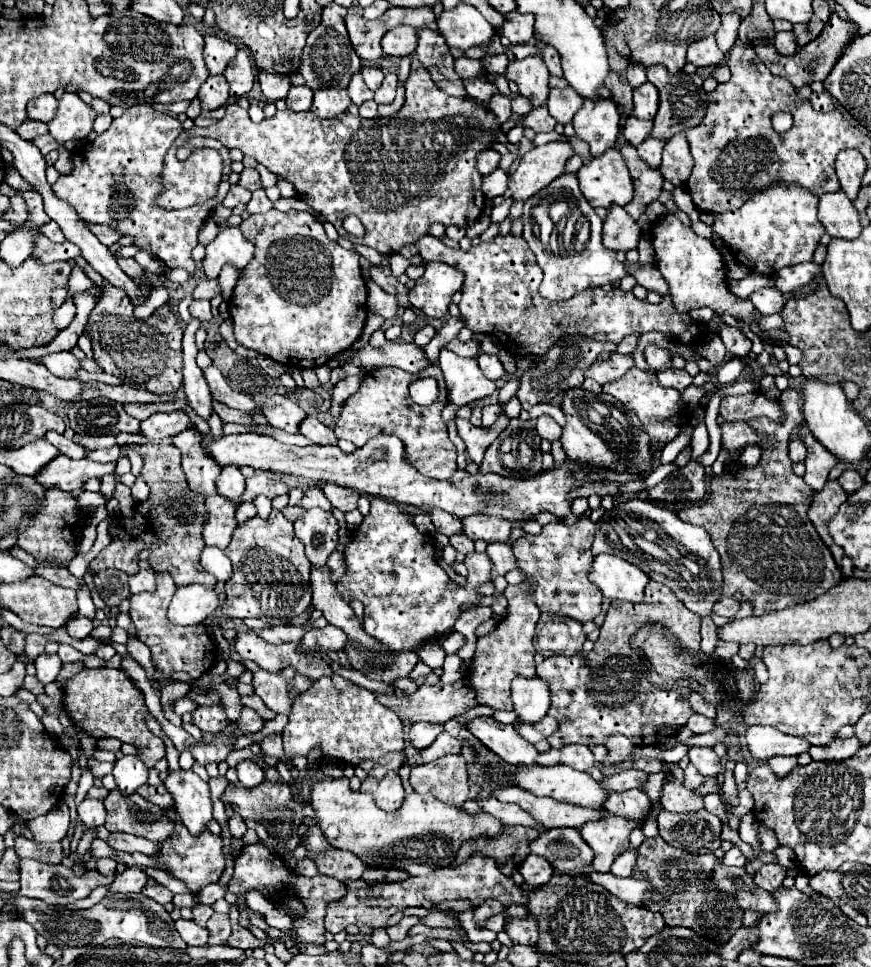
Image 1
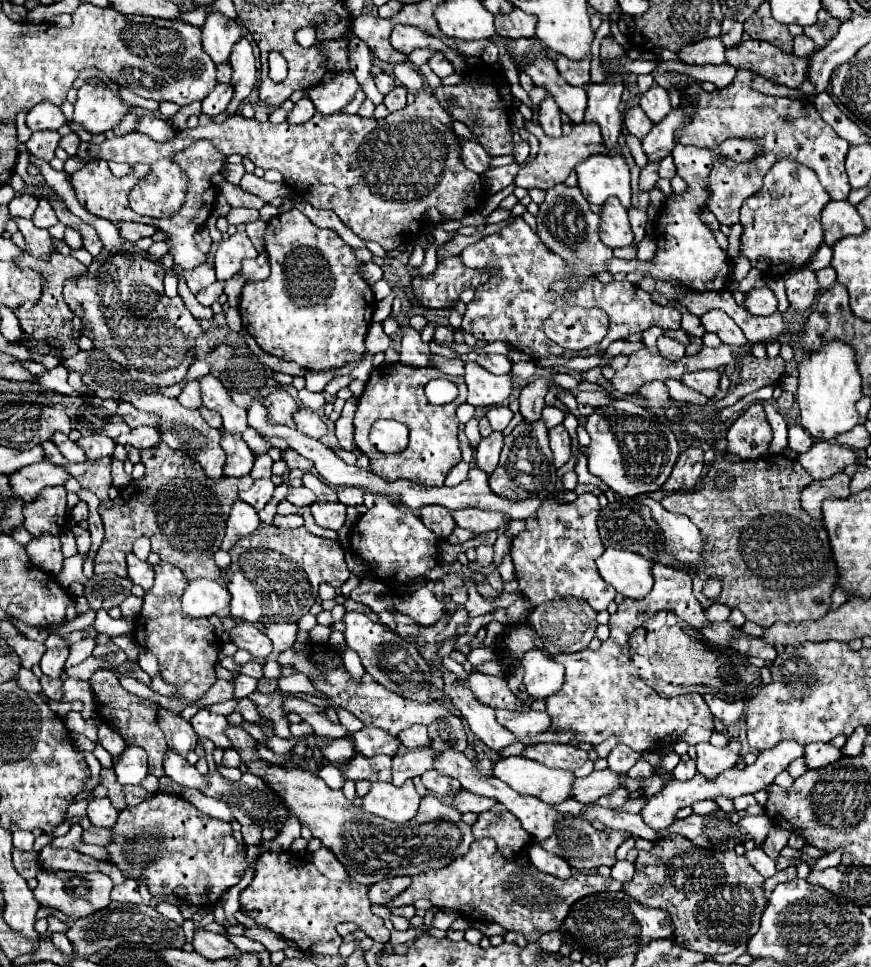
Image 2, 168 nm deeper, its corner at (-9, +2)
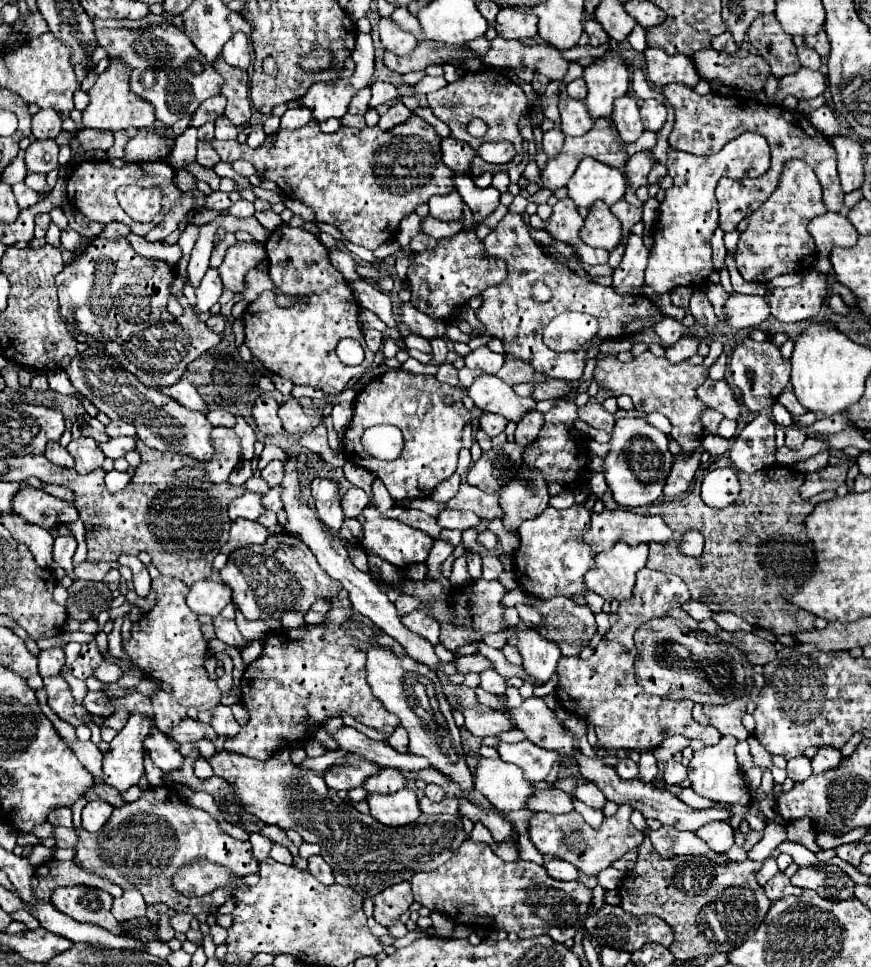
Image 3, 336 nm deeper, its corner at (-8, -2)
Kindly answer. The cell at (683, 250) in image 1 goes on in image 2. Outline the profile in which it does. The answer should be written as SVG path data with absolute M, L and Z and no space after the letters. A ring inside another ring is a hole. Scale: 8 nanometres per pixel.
M731 138L729 144L723 142L715 150L683 146L683 144L677 144L673 148L671 156L675 160L677 174L685 180L687 190L683 194L675 194L675 196L667 198L665 208L659 216L657 252L651 260L653 268L649 272L653 280L673 280L693 292L715 292L715 290L725 288L725 284L729 282L727 256L719 248L709 226L699 218L699 212L705 208L705 204L709 200L709 174L719 158L749 162L749 160L755 160L755 156L759 156L759 154L761 154L761 146L751 138Z

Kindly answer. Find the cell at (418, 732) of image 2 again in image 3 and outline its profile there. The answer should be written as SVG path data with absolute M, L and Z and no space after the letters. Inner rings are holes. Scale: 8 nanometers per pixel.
M398 726L398 728L394 730L394 734L390 736L388 744L390 744L394 750L398 750L398 752L408 752L408 732L406 732L402 726Z

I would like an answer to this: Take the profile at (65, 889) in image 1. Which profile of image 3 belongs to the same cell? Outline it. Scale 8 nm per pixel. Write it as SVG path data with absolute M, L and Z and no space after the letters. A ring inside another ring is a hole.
M62 886L60 890L52 890L50 902L76 922L96 924L112 934L122 934L122 928L110 912L110 894L104 890L92 888L90 898L90 886Z

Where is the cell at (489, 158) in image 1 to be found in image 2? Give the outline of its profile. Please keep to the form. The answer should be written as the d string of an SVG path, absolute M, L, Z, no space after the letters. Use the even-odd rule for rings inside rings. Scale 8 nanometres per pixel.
M463 138L461 140L461 160L467 170L483 174L489 168L489 154L485 154L485 148L473 140Z

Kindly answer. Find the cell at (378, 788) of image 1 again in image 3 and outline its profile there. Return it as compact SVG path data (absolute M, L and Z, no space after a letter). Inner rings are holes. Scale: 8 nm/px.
M404 788L394 794L370 794L370 814L386 826L404 826L420 816L418 796L414 790Z

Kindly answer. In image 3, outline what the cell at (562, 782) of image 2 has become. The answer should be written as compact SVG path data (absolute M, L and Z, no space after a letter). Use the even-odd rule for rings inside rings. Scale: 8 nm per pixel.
M482 758L478 762L474 788L500 810L526 808L528 800L536 794L534 782L528 782L518 766L492 758Z

